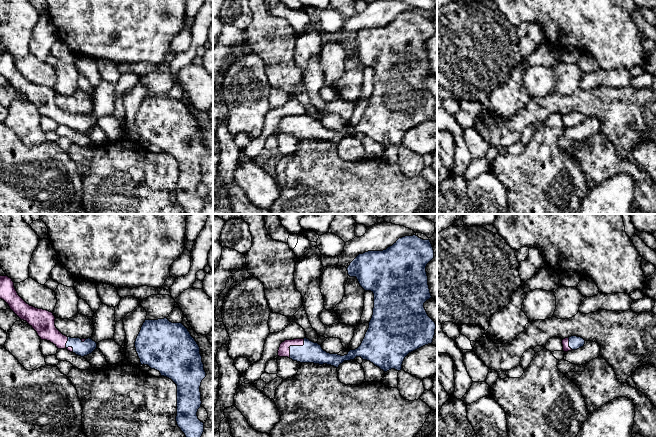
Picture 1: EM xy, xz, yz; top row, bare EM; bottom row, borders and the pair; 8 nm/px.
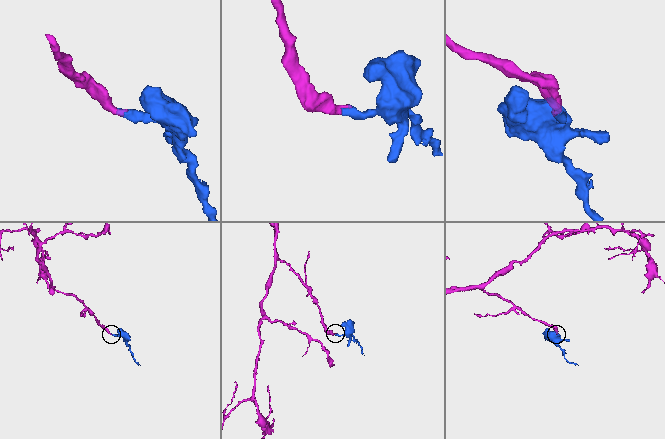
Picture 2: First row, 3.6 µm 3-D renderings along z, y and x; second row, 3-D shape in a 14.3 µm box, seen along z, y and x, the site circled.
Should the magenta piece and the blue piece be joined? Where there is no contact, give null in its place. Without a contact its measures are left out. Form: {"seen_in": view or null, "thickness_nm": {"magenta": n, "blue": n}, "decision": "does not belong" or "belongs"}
{"seen_in": "xz", "thickness_nm": {"magenta": 100, "blue": 170}, "decision": "belongs"}

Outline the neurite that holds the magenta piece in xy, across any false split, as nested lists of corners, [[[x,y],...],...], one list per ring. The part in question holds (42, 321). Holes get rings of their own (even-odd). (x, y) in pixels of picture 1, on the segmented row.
[[[0,275],[0,299],[4,300],[21,320],[26,321],[41,340],[50,341],[58,349],[67,349],[84,357],[97,348],[97,343],[90,338],[80,339],[63,335],[55,326],[56,318],[53,313],[27,304],[18,295],[14,282],[7,275]]]

